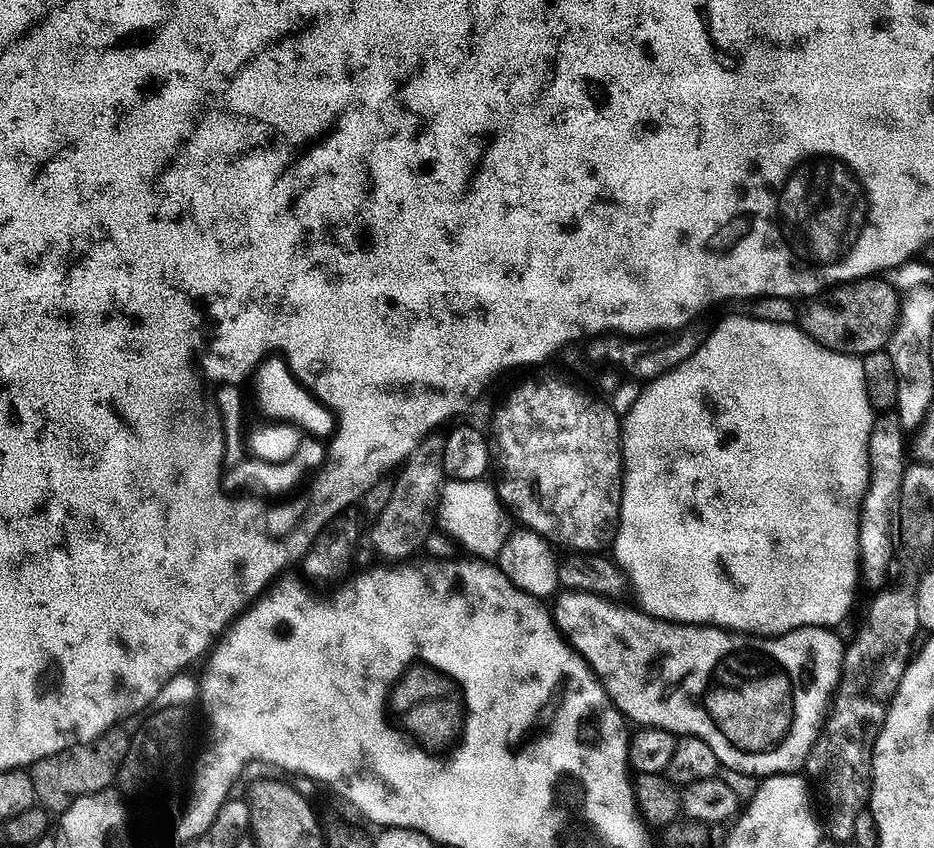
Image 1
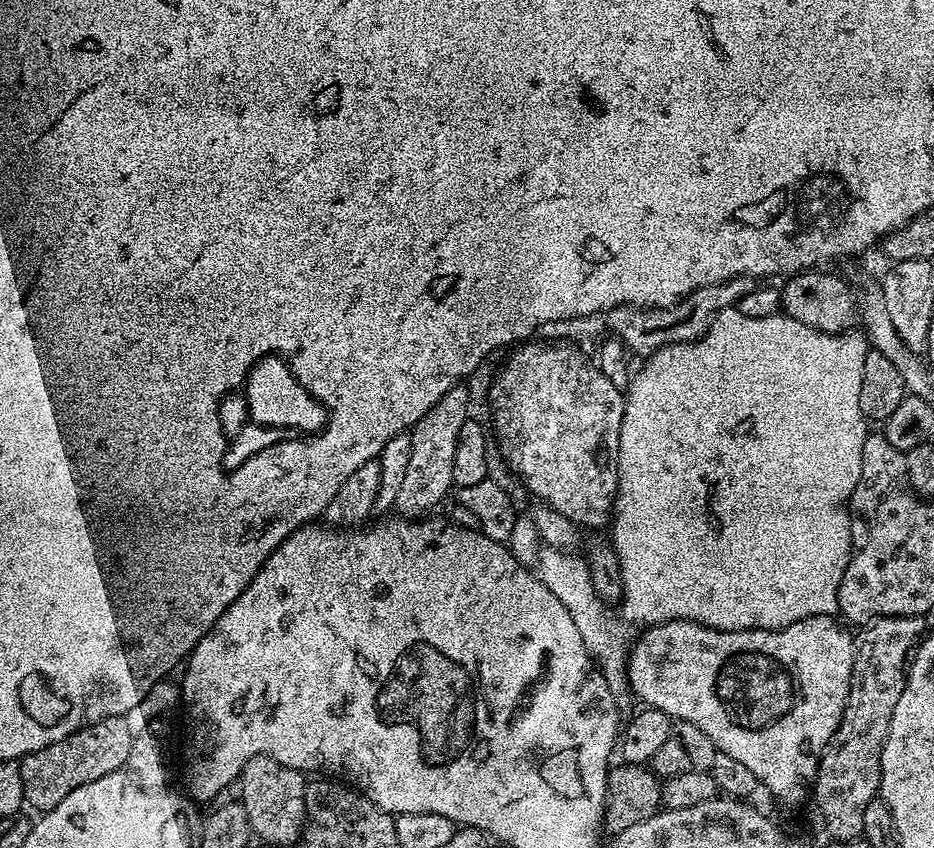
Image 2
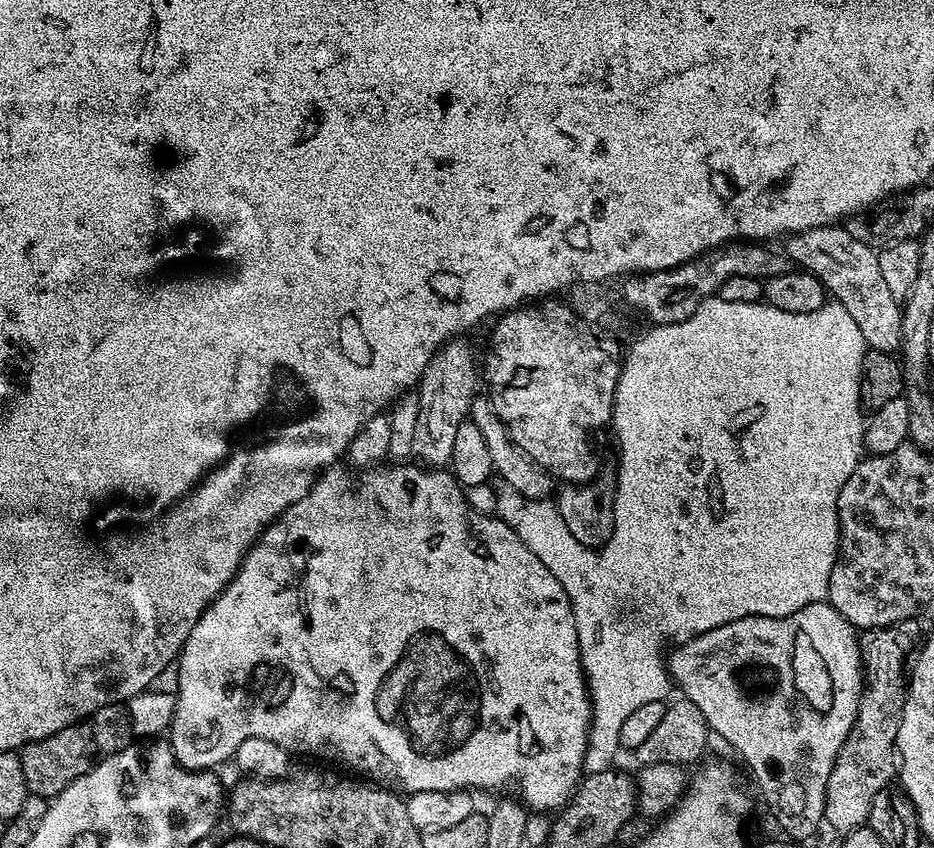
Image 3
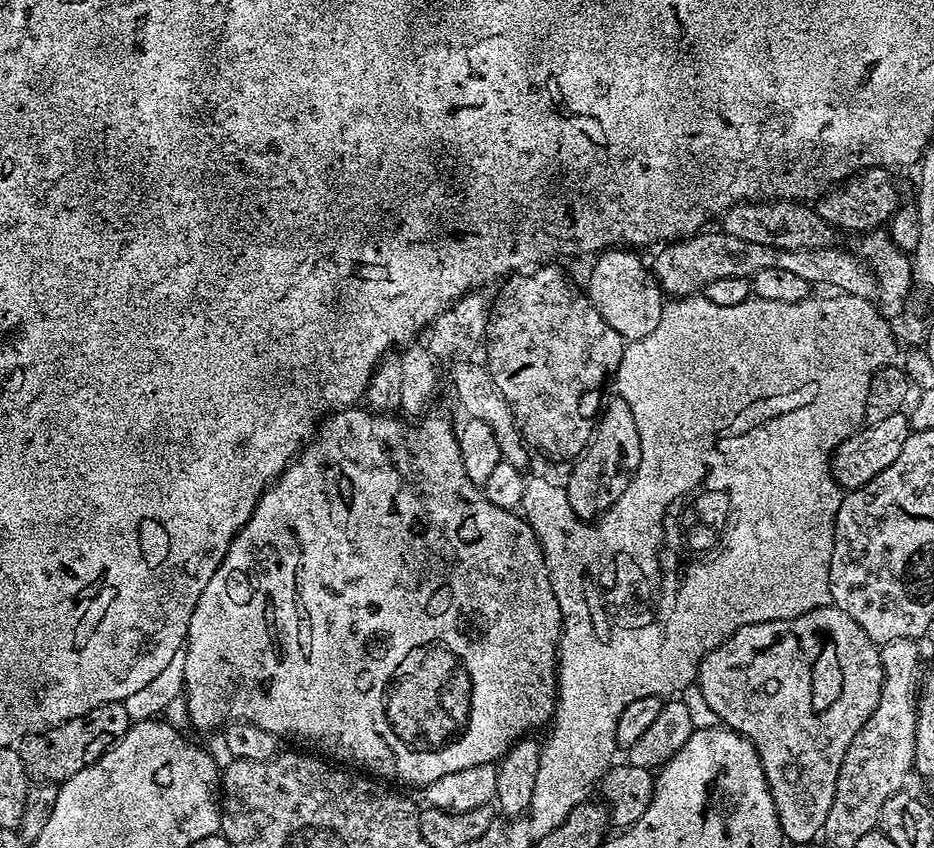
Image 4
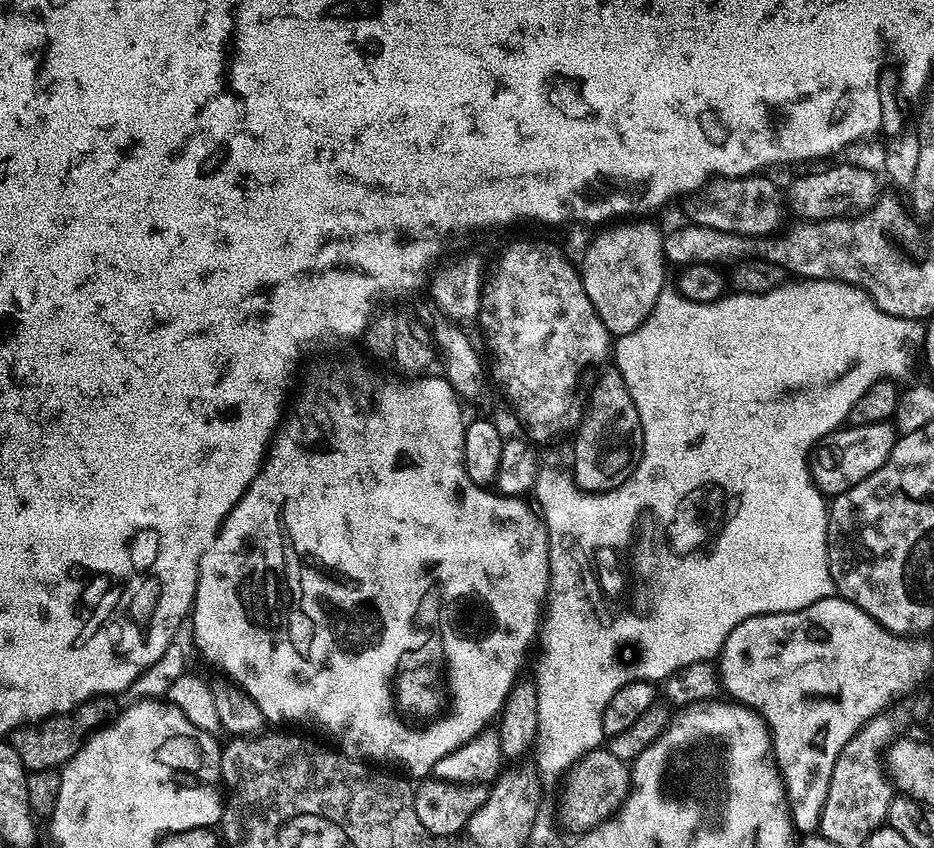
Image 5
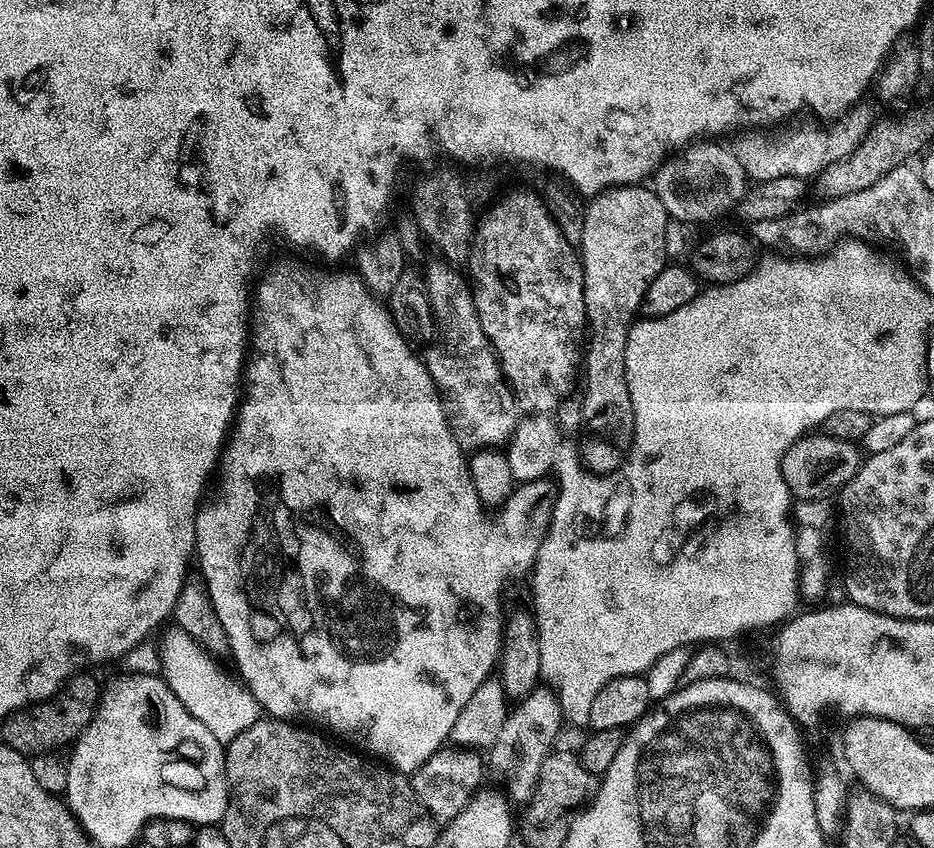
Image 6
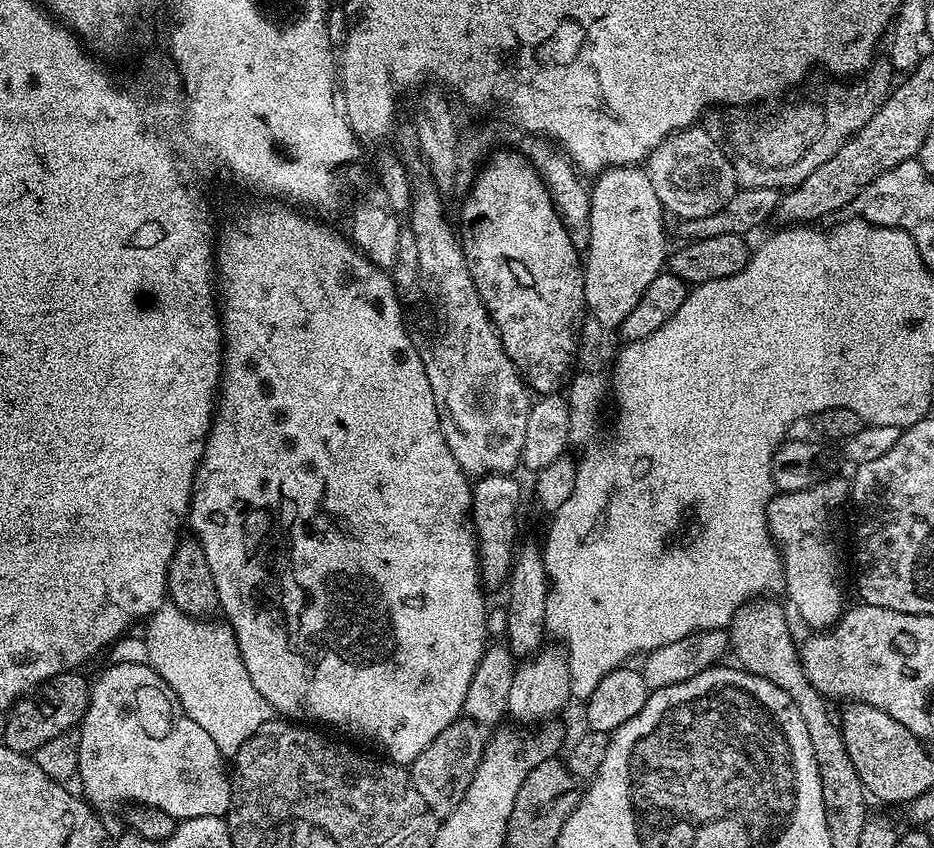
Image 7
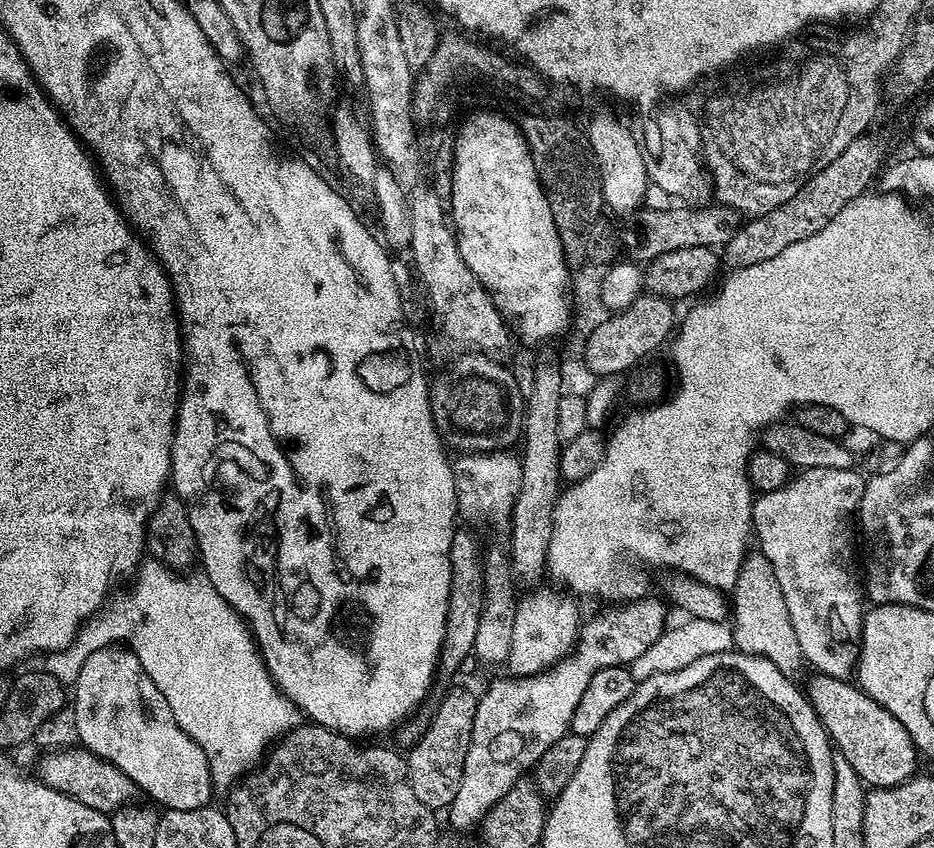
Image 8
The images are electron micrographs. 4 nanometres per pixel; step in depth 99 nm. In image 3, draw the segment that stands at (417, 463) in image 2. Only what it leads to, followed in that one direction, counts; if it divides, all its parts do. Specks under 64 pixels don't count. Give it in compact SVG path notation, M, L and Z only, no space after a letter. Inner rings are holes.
M454 338L443 348L440 348L428 363L426 370L423 372L423 378L418 385L420 406L414 437L413 457L419 463L430 468L442 468L451 463L458 428L464 420L469 419L470 408L478 394L478 391L476 391L478 374L474 366L474 354L465 342L465 339Z

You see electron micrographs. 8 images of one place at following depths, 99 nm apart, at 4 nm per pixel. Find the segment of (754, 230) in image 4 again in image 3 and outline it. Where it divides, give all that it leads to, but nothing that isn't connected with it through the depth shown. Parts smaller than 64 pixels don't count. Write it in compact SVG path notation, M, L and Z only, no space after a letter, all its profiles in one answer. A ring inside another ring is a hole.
M833 224L811 228L805 232L793 232L783 244L783 255L793 265L819 278L824 283L827 295L834 298L835 303L841 304L846 314L850 314L850 318L854 318L869 349L892 354L900 348L902 306L890 294L890 289L882 278L877 249L854 238L854 234L850 234L847 227Z

